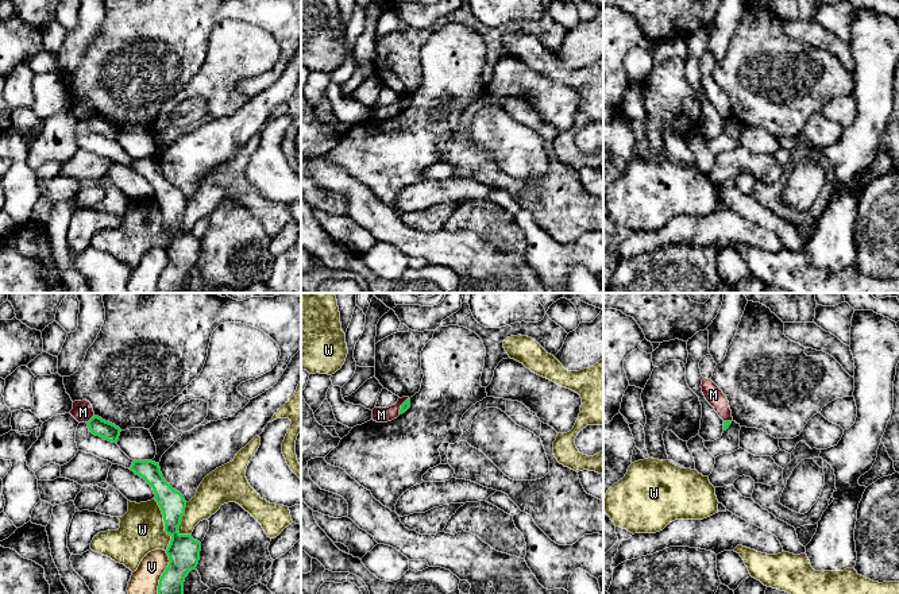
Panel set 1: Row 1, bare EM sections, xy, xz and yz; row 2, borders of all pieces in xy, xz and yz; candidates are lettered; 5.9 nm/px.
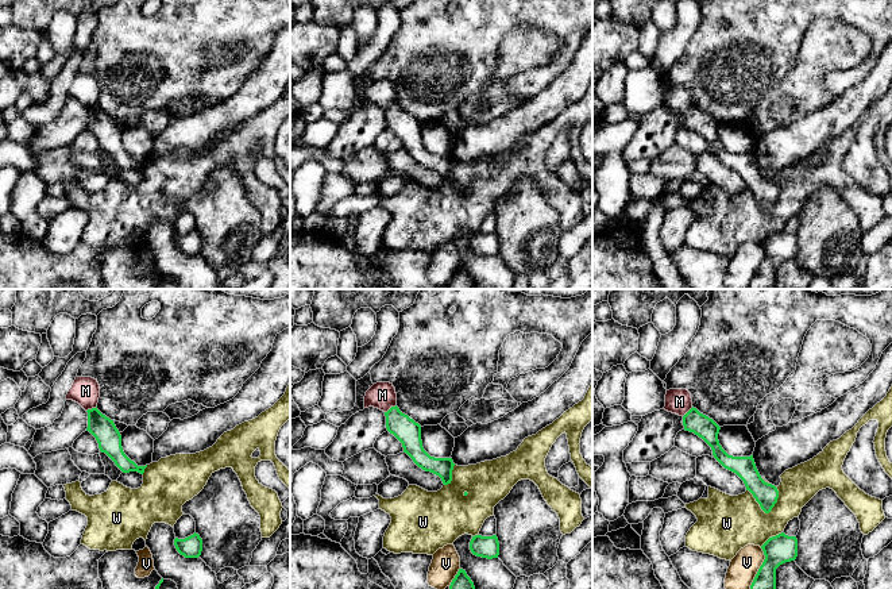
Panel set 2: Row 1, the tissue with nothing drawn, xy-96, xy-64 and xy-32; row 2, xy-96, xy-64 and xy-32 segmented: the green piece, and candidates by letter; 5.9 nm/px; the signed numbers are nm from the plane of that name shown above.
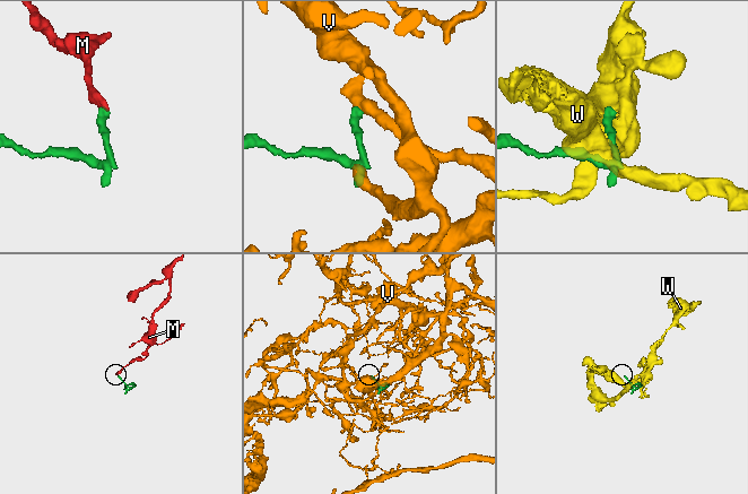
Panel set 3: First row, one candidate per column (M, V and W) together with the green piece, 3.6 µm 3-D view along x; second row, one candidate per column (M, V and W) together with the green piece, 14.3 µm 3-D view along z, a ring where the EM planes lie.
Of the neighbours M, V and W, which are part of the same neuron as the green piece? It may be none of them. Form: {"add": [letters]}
{"add": []}

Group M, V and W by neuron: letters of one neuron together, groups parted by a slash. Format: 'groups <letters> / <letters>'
groups M / V / W

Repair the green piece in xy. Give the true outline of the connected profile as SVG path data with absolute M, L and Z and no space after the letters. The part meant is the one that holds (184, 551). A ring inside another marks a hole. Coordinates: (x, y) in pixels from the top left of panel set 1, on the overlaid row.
M134 460L131 471L142 477L154 490L165 521L165 532L171 536L166 549L169 566L162 574L158 594L184 594L184 582L200 560L201 543L192 535L178 532L181 518L185 514L186 501L163 478L159 463L153 460Z

